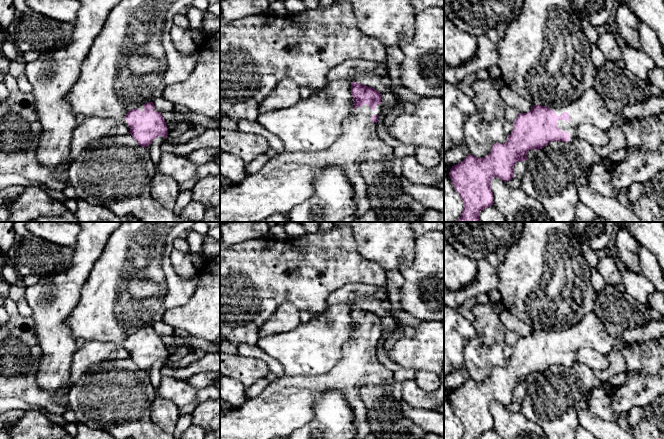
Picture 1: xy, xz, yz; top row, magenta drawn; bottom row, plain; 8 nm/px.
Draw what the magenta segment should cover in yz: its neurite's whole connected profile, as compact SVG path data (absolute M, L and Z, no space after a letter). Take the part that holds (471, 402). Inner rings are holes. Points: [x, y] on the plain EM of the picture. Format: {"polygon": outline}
{"polygon": "M594 312L569 329L533 329L529 336L520 337L515 343L513 354L504 368L494 368L484 382L470 378L450 393L452 408L464 427L461 439L479 439L483 433L492 430L491 404L494 401L504 406L511 404L514 389L526 385L529 374L542 373L553 365L572 366L582 348L607 355L620 342L649 341L663 334L664 322L649 321L614 337Z"}

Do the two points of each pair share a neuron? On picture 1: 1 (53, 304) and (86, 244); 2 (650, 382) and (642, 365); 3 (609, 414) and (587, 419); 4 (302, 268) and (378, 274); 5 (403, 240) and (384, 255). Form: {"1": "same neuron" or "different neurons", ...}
{"1": "same neuron", "2": "different neurons", "3": "different neurons", "4": "same neuron", "5": "same neuron"}

